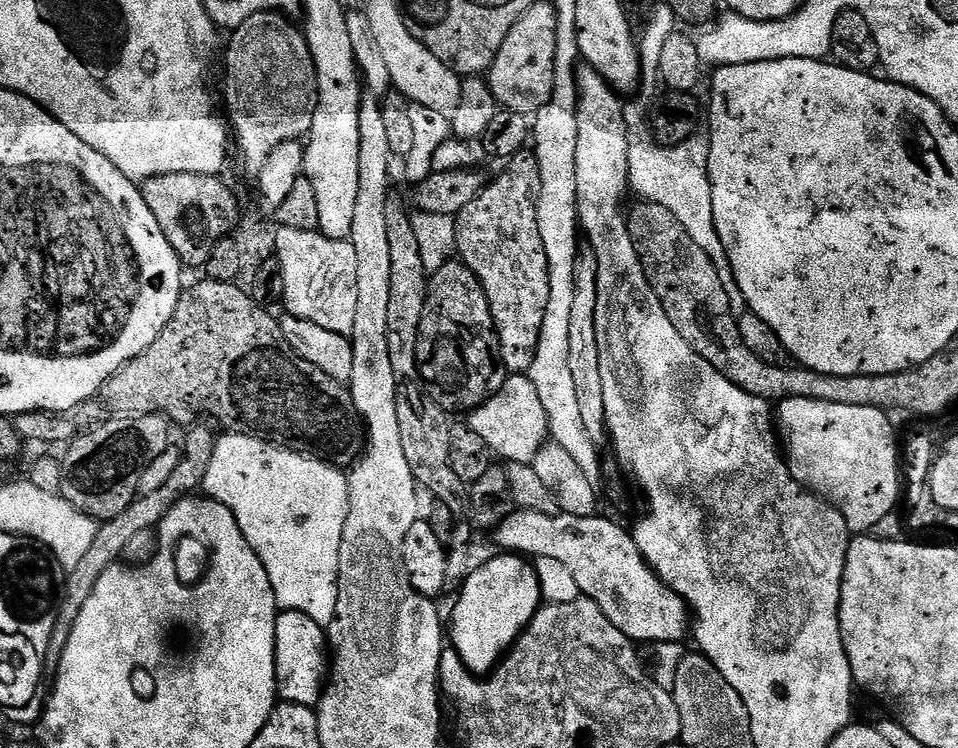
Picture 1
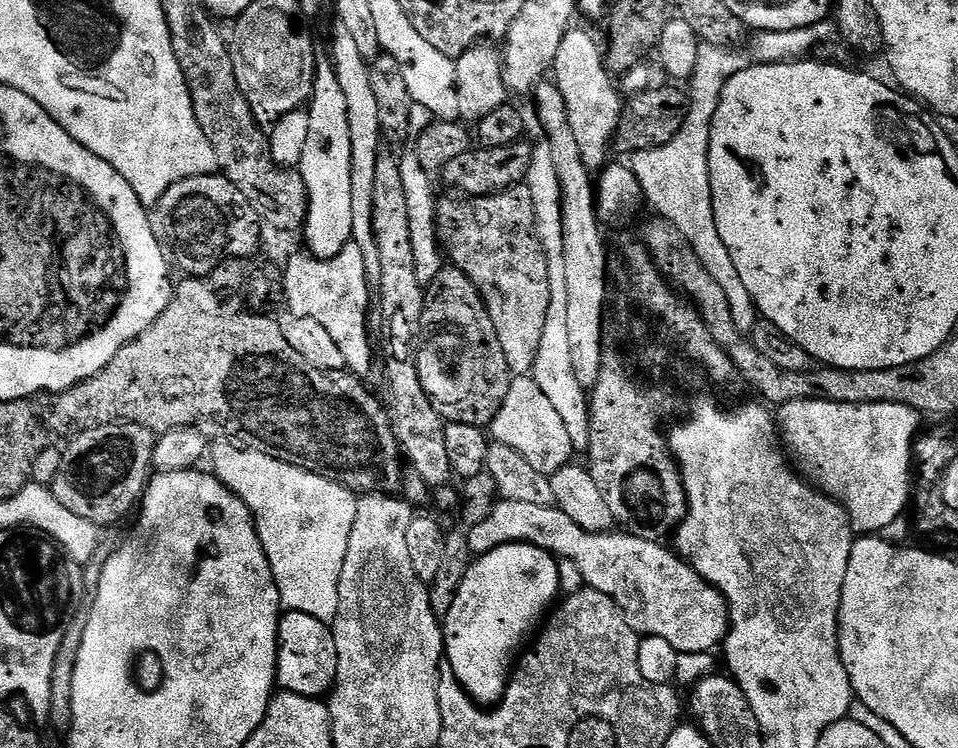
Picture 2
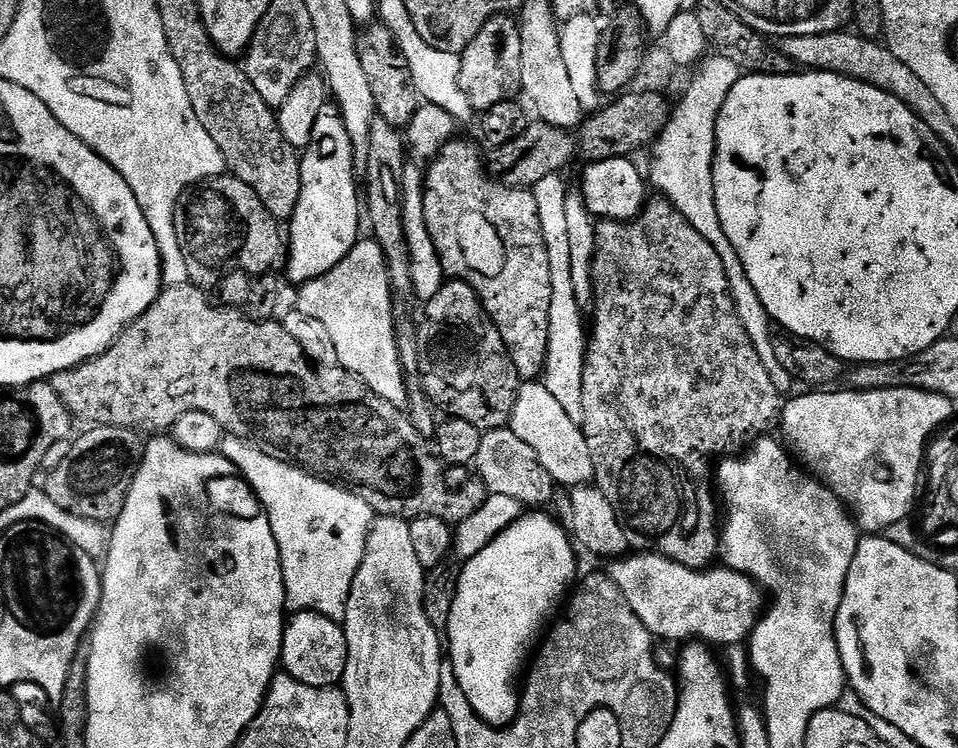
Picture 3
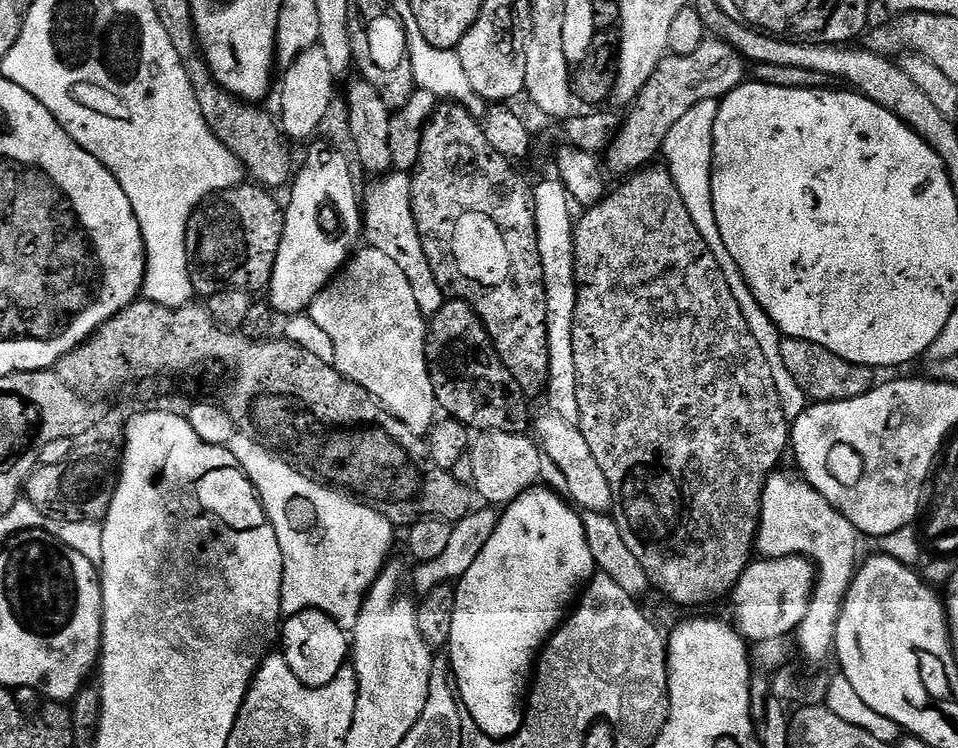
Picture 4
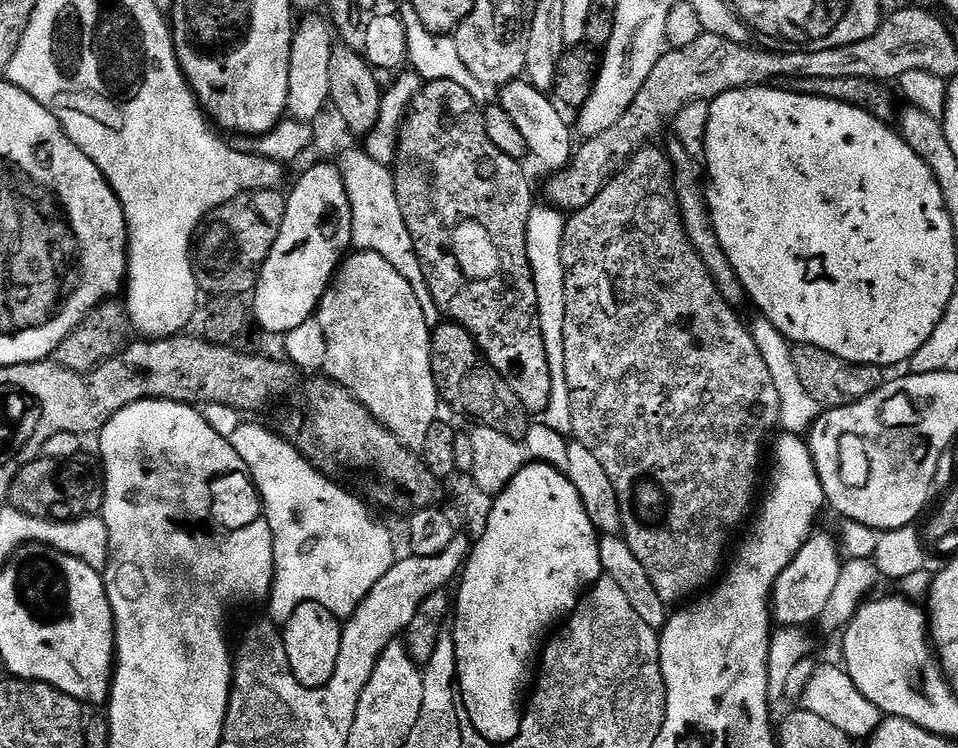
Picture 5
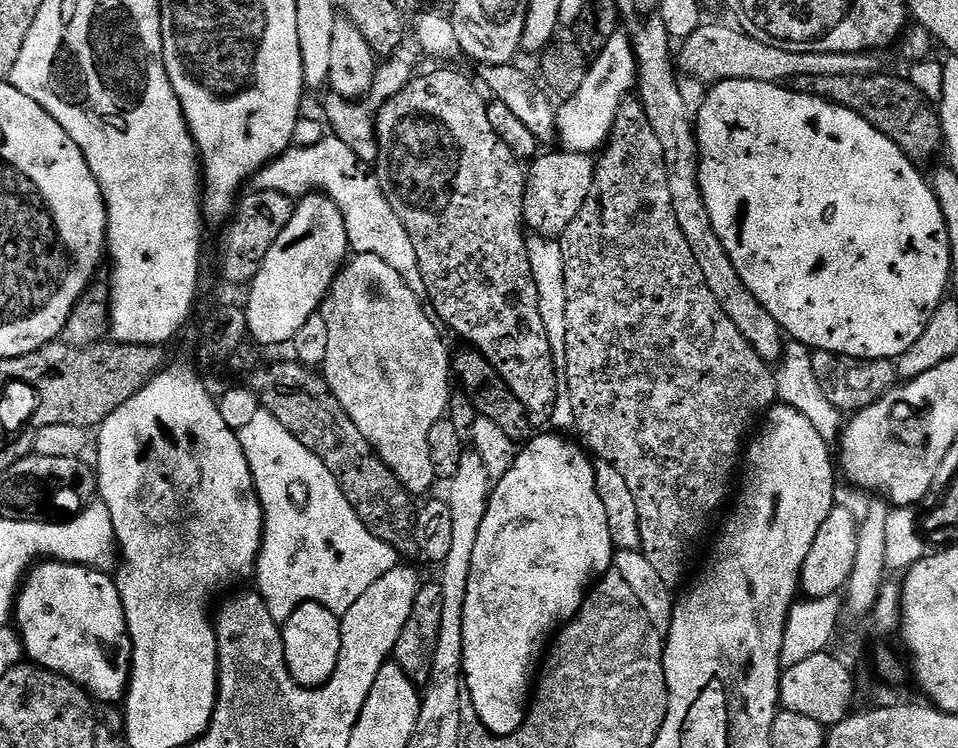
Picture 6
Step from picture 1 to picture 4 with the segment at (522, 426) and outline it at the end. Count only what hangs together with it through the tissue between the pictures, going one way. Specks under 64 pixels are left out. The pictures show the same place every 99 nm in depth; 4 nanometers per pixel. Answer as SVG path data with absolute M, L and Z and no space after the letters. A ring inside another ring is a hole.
M551 410L545 411L545 413L545 416L540 416L537 420L535 417L534 436L543 455L547 459L549 456L553 466L560 471L560 476L564 479L565 486L568 487L567 495L570 497L571 503L579 506L584 512L607 513L611 504L613 507L614 497L611 494L610 482L606 480L606 475L602 474L602 469L598 466L589 443L583 438L583 434L576 424L566 422Z

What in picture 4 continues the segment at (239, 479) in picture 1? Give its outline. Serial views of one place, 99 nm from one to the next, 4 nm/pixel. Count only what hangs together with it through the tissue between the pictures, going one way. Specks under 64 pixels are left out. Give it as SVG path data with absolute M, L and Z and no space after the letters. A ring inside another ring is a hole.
M247 434L233 436L226 446L234 454L234 458L238 458L241 470L255 486L260 501L264 503L268 521L274 526L274 534L278 534L278 546L284 559L281 617L287 618L304 612L307 608L316 608L319 612L325 612L332 620L338 621L341 628L352 629L369 588L380 576L385 564L389 563L388 550L392 546L394 525L367 503L305 474L287 459L263 448L259 440Z

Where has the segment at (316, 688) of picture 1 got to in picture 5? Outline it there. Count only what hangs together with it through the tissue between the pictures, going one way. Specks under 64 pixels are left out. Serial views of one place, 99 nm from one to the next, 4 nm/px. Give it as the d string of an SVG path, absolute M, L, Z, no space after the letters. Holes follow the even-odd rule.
M302 602L282 628L286 658L290 662L292 679L301 688L325 688L336 673L344 629L333 612L318 602Z

